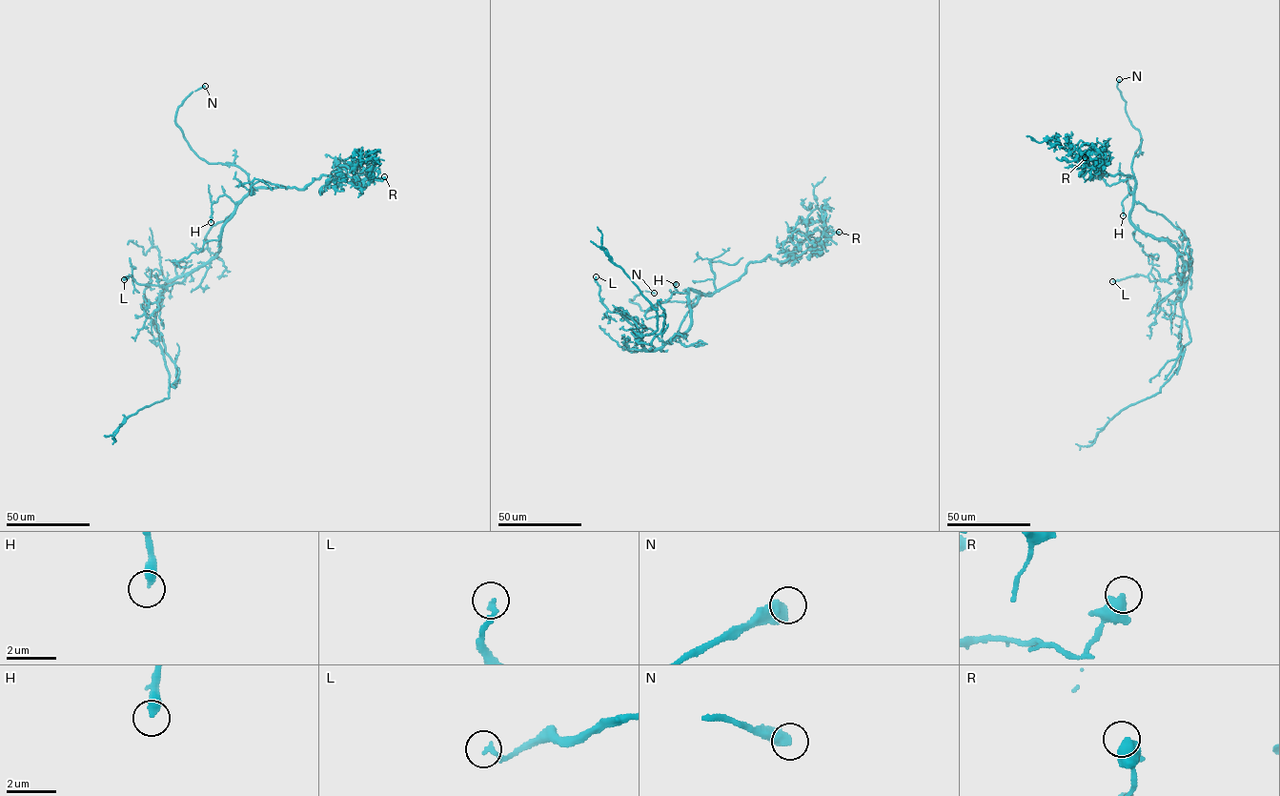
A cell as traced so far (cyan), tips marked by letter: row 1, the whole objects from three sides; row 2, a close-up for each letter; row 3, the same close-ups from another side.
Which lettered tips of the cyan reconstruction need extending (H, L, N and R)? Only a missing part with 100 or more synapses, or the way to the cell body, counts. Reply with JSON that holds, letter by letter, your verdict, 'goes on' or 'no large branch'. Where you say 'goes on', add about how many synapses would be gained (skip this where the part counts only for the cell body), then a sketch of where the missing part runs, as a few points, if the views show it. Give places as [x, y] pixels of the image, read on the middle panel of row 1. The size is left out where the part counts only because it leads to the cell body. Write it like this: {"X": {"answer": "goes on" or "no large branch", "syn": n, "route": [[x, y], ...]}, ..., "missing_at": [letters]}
{"H": {"answer": "no large branch"}, "L": {"answer": "no large branch"}, "N": {"answer": "goes on"}, "R": {"answer": "no large branch"}, "missing_at": ["N"]}

